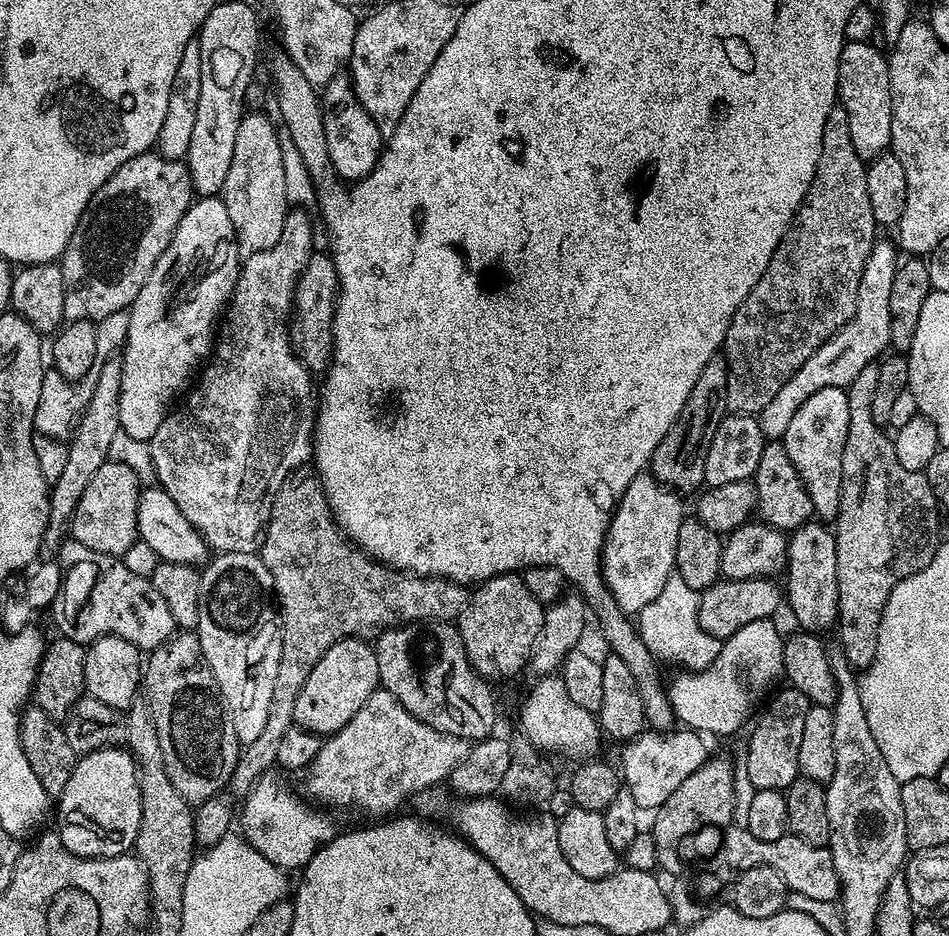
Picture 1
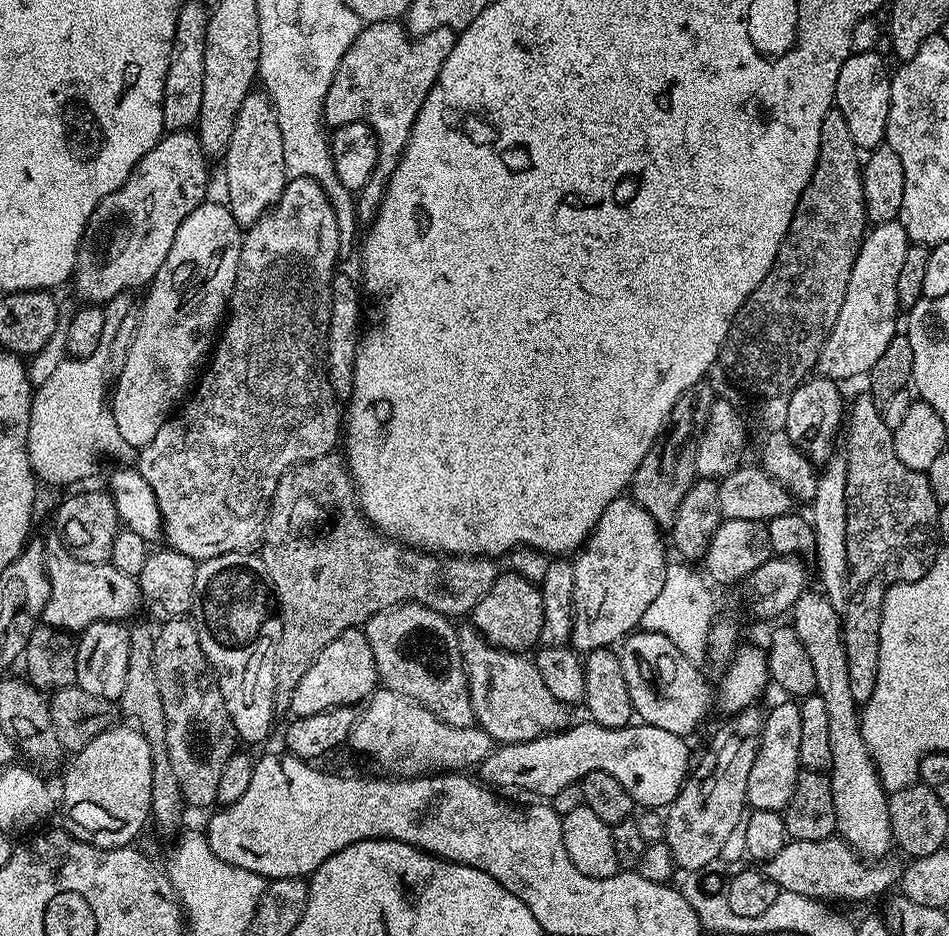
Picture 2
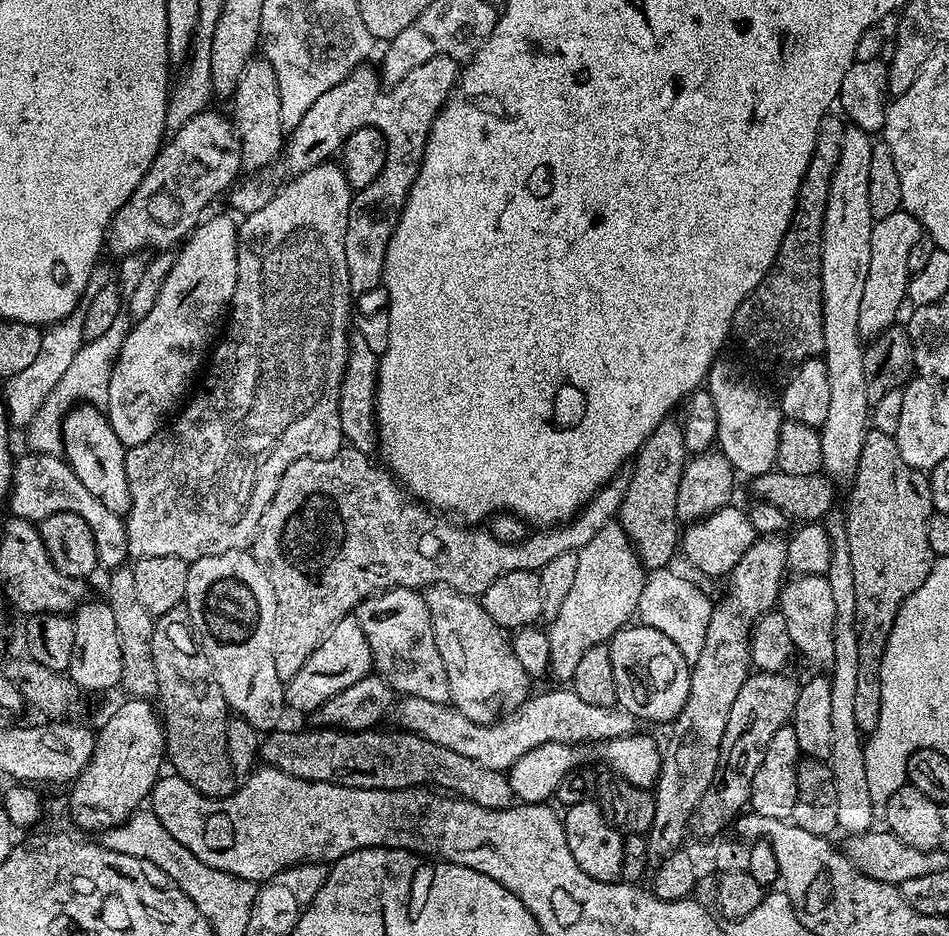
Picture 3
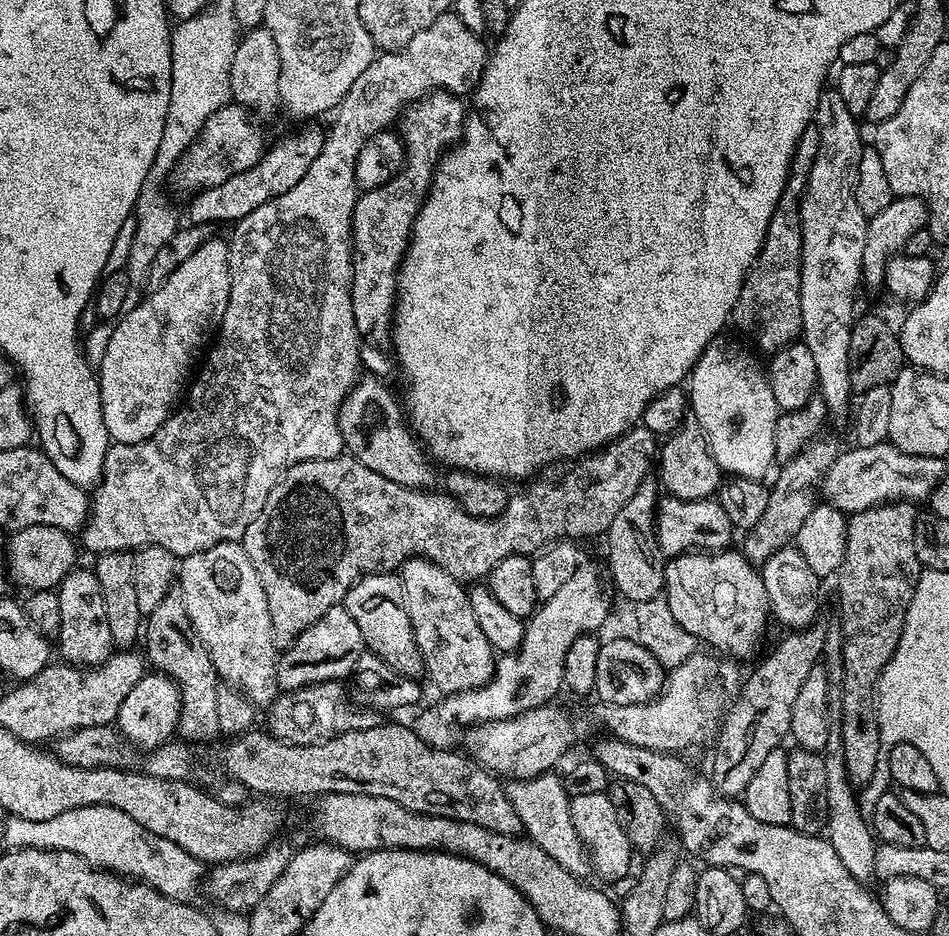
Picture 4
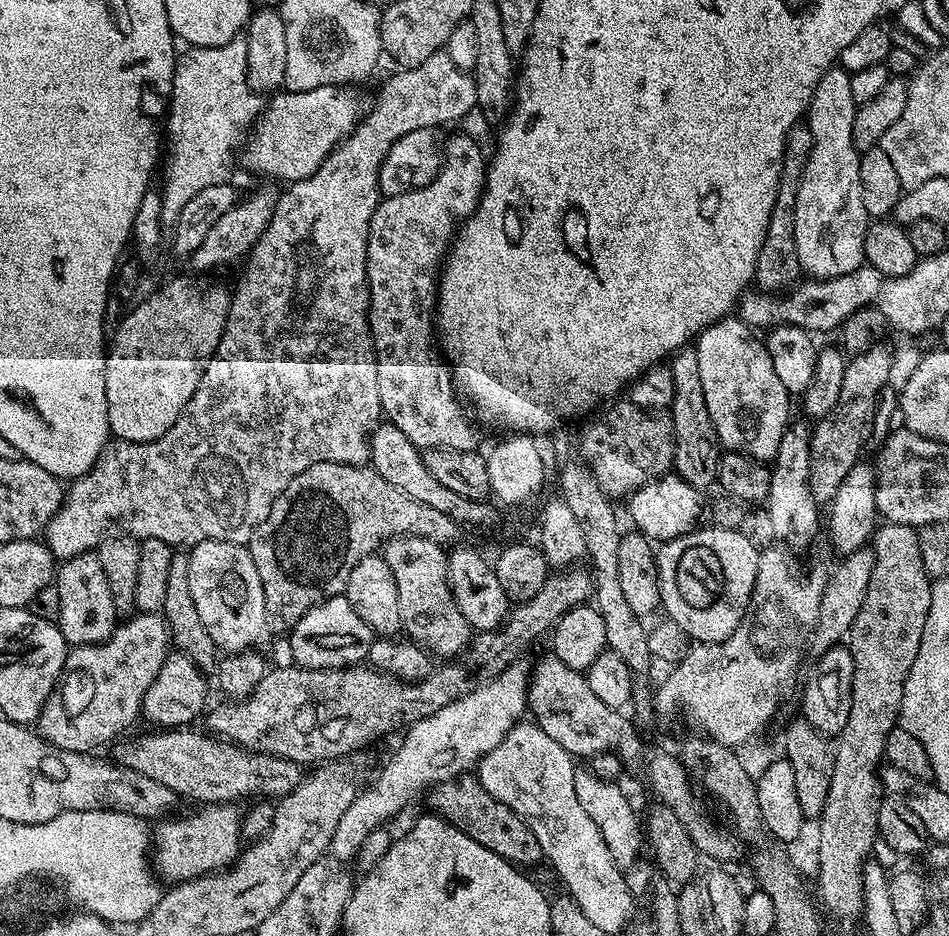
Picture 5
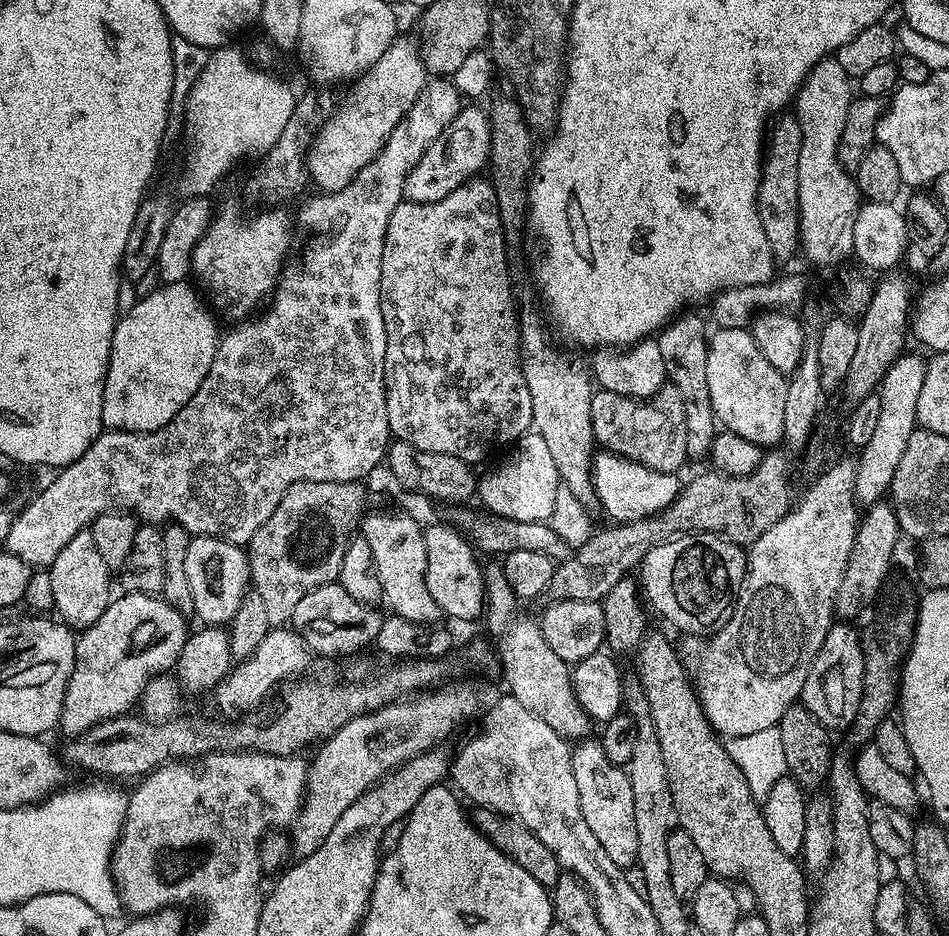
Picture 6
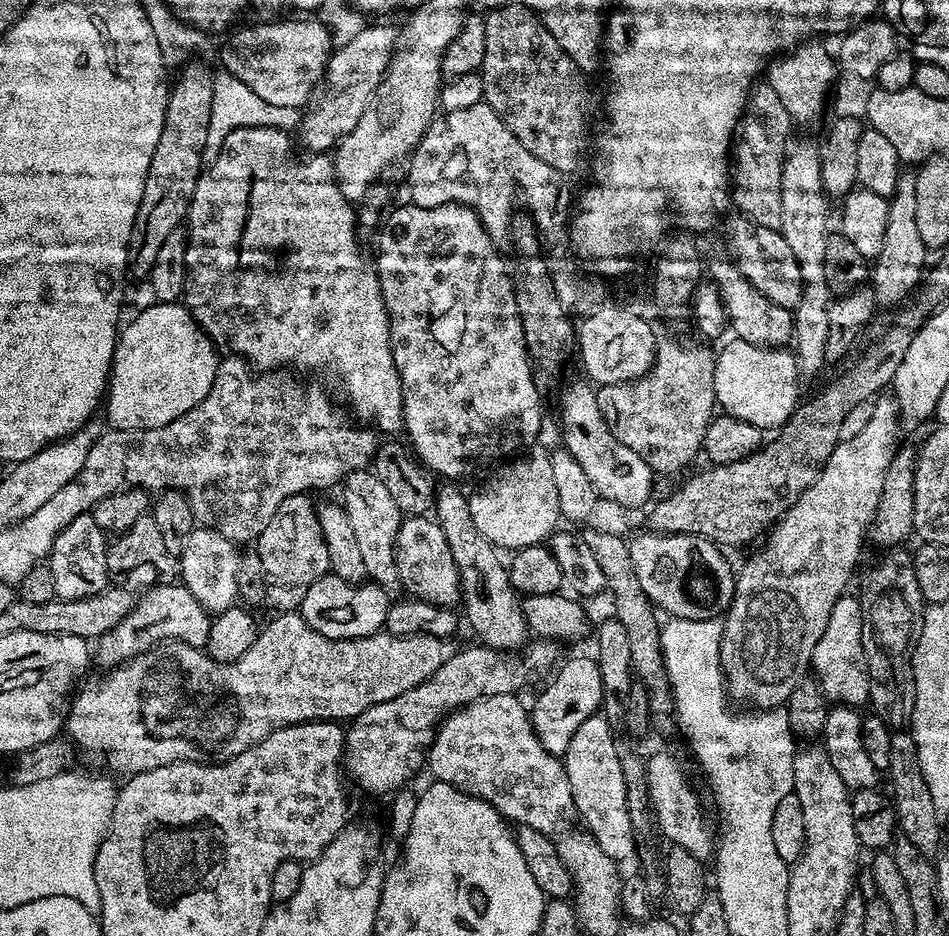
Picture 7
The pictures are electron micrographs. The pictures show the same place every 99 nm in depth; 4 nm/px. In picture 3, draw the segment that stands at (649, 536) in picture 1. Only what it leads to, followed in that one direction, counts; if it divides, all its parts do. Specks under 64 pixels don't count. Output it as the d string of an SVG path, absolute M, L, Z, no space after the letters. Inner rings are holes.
M616 522L602 526L602 530L598 530L598 534L594 534L594 538L590 538L590 542L586 542L586 546L580 548L576 557L578 558L578 570L574 574L574 583L570 586L570 594L566 594L558 614L546 628L550 646L550 672L553 677L556 675L560 679L557 681L560 682L571 681L578 661L582 659L582 654L586 654L586 650L599 644L607 644L629 623L628 619L636 616L638 598L642 594L646 579L644 565L636 557L636 550L628 541L628 535Z

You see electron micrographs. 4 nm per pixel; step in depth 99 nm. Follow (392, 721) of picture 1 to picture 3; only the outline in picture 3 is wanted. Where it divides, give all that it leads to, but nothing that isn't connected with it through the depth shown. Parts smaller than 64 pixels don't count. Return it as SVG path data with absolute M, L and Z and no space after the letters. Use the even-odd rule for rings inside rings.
M556 686L553 692L540 692L529 695L528 700L516 712L510 712L502 720L496 720L492 724L479 724L466 714L462 714L451 703L439 704L438 702L426 702L426 698L417 696L405 696L395 705L395 727L405 732L413 732L430 742L438 742L438 746L446 746L446 750L454 750L454 754L462 754L465 758L474 758L481 766L487 766L490 770L498 770L507 773L522 758L522 754L528 754L535 747L543 743L566 743L573 746L581 746L587 740L603 742L610 739L622 738L637 731L637 717L632 716L627 710L619 707L603 708L602 706L590 706L590 702L582 702L578 694L568 686Z

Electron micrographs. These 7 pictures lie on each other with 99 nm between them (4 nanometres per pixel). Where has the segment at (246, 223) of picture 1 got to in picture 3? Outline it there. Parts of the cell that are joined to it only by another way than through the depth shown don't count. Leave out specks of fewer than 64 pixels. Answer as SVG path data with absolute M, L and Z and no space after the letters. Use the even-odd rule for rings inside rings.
M254 58L246 66L236 91L230 97L233 104L230 119L240 139L240 162L245 169L264 170L277 163L286 141L286 129L282 126L278 102L278 78L274 78L274 66L263 58Z

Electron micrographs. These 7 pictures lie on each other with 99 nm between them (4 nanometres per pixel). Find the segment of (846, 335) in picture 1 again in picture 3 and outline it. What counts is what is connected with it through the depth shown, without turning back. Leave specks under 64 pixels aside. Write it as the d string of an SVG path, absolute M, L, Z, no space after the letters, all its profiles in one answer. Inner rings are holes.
M903 210L890 214L886 218L875 221L872 225L872 237L870 238L870 268L866 274L866 286L862 290L862 302L858 310L858 330L861 337L871 338L879 336L887 328L897 323L896 311L905 307L908 294L909 271L906 262L909 260L910 246L922 233L920 223L915 220L909 212Z

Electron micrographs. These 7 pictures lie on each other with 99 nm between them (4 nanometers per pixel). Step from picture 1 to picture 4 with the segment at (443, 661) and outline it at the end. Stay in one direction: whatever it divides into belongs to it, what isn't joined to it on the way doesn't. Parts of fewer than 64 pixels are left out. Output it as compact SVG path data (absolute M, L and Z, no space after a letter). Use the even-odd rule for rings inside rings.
M374 572L371 576L361 576L360 581L346 594L342 605L358 622L358 630L362 630L367 651L377 656L379 663L385 668L398 670L398 674L420 678L425 675L424 654L416 641L416 634L412 631L411 616L408 613L408 606L404 601L404 581L399 575L390 572Z

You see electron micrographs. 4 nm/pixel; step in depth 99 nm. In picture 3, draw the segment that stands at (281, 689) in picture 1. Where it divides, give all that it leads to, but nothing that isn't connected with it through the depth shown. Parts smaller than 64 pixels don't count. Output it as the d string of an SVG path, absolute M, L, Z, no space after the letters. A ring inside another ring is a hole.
M344 446L341 447L338 454L334 454L330 458L318 458L317 460L306 458L305 460L294 462L286 470L286 474L282 474L282 482L278 482L278 490L274 490L274 498L270 498L270 506L266 506L266 510L258 522L258 530L256 531L256 537L252 539L250 551L252 557L258 562L258 566L262 566L262 570L266 570L266 574L270 578L270 586L274 586L274 598L276 599L274 670L278 670L278 678L282 681L286 682L290 678L294 678L294 674L298 674L298 669L302 666L302 662L306 662L306 658L310 658L310 654L314 654L314 650L322 642L322 638L326 638L326 634L330 634L330 630L335 624L342 618L353 615L356 607L363 600L371 596L377 596L378 593L385 592L388 588L415 588L423 590L432 587L433 584L445 584L445 586L453 588L456 592L479 598L484 595L485 590L502 574L510 574L514 570L535 572L542 566L546 566L546 562L550 562L550 558L558 558L558 554L579 552L582 546L586 546L586 542L590 542L590 538L594 538L594 534L598 534L598 530L602 530L602 526L606 526L617 519L622 506L624 491L628 488L627 479L613 479L605 484L571 520L555 526L541 527L539 530L533 531L536 532L533 536L531 533L525 535L523 540L509 542L507 539L505 539L506 541L499 540L498 537L491 536L488 532L483 532L480 529L483 527L465 526L463 523L453 522L447 515L441 514L429 508L427 504L409 496L407 491L397 483L390 472L386 471L383 467L380 467L381 469L375 468L368 460L371 459L365 453L351 446Z

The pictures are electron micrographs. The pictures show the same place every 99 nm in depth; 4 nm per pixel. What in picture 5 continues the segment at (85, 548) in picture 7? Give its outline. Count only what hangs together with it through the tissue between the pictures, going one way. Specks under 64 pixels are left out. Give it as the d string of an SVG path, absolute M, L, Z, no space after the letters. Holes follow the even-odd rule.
M95 551L80 552L63 561L56 569L54 583L60 607L58 627L64 641L69 646L101 644L116 628L118 613L110 594L110 582L106 582L106 573L102 571L102 562L98 562Z

